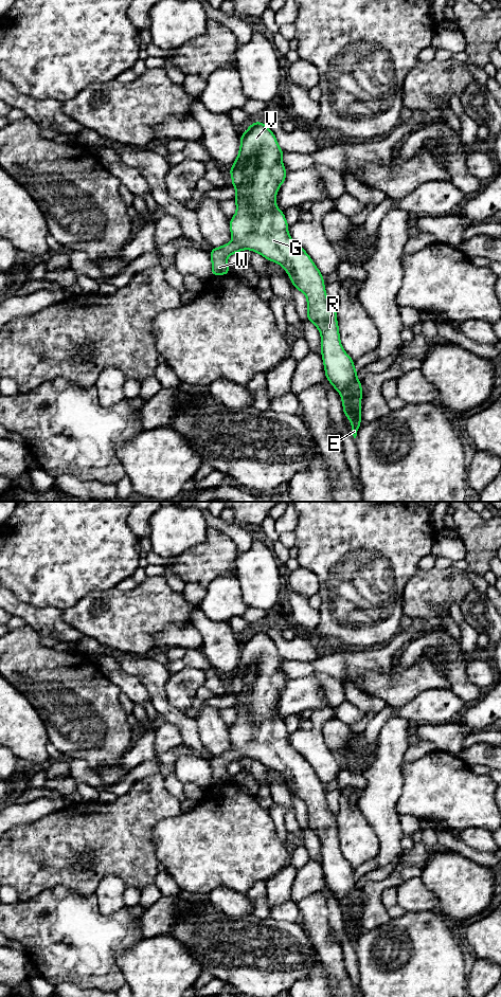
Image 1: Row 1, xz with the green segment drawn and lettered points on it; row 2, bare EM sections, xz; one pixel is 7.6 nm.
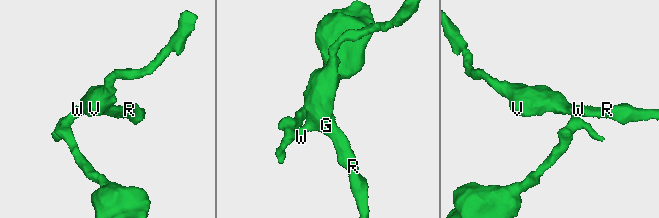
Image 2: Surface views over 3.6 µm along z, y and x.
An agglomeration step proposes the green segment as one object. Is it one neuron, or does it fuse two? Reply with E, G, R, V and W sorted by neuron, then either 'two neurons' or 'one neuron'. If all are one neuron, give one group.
E G R V W | one neuron

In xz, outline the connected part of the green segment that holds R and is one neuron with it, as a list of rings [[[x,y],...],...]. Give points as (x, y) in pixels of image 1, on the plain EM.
[[[253,630],[240,643],[240,655],[234,672],[229,677],[236,703],[236,721],[230,727],[230,740],[233,749],[211,757],[212,784],[226,783],[231,780],[227,766],[241,758],[251,758],[267,768],[281,773],[289,783],[291,792],[303,800],[307,808],[307,827],[320,839],[321,863],[325,876],[325,886],[340,903],[344,924],[352,931],[352,943],[357,944],[361,930],[362,892],[357,888],[358,880],[354,868],[344,859],[340,850],[336,815],[328,809],[323,788],[310,764],[299,754],[288,741],[288,730],[283,719],[280,719],[275,706],[279,695],[286,688],[286,676],[282,671],[284,658],[280,656],[274,641],[265,631]]]

